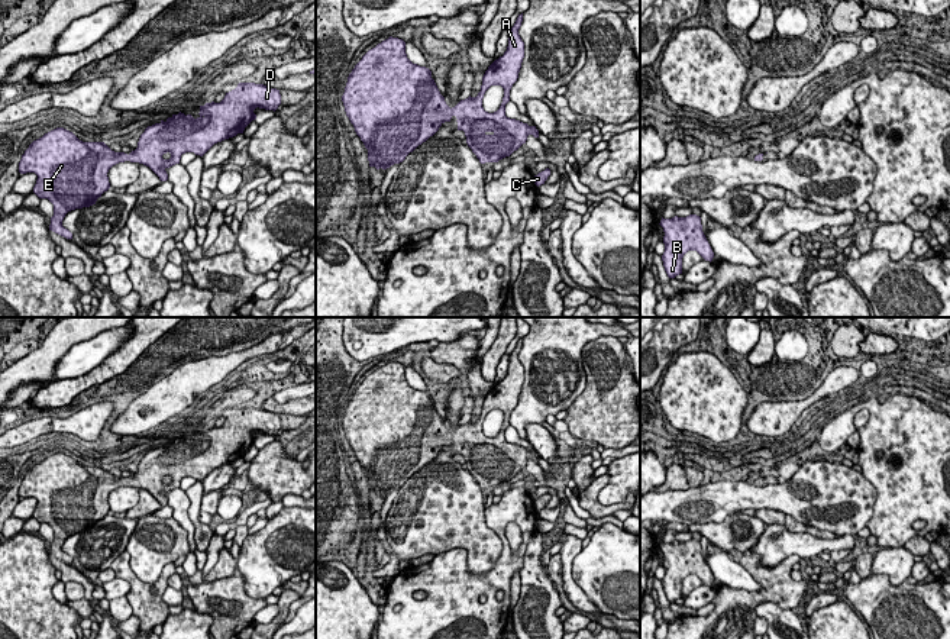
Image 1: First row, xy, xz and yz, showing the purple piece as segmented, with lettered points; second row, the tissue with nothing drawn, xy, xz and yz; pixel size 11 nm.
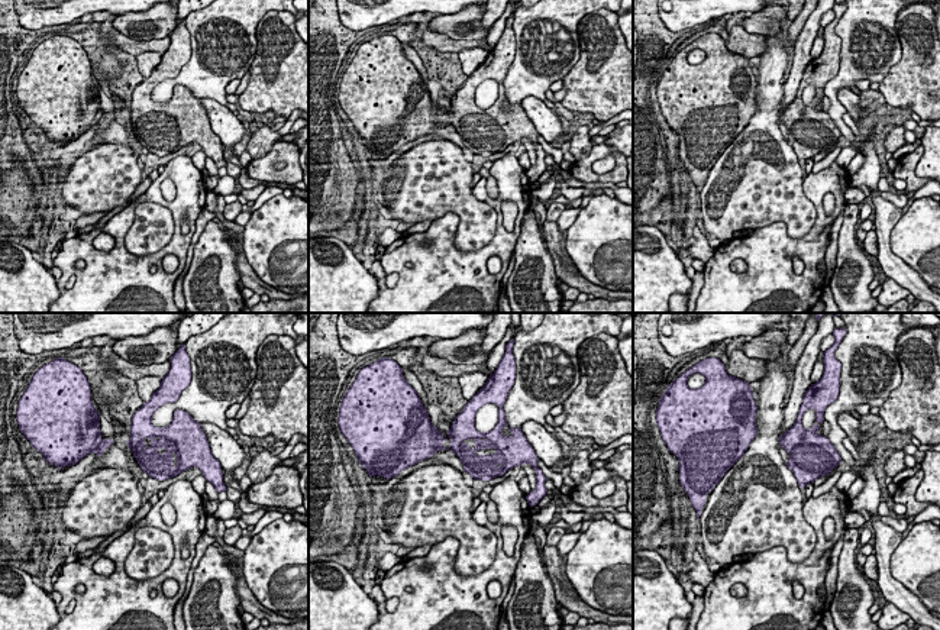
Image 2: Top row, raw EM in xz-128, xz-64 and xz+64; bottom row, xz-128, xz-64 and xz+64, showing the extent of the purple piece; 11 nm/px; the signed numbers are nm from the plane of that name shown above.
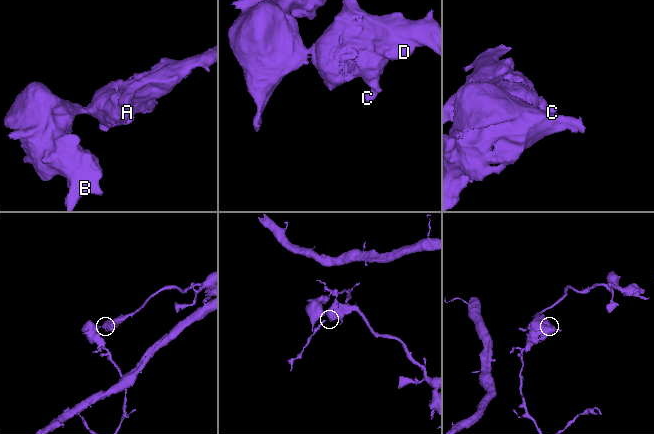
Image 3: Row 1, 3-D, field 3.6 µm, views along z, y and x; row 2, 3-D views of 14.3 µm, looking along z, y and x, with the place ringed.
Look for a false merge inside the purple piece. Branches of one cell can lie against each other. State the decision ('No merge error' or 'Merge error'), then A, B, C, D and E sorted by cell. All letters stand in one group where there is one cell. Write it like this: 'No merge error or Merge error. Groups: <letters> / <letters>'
No merge error. Groups: A B C D E

